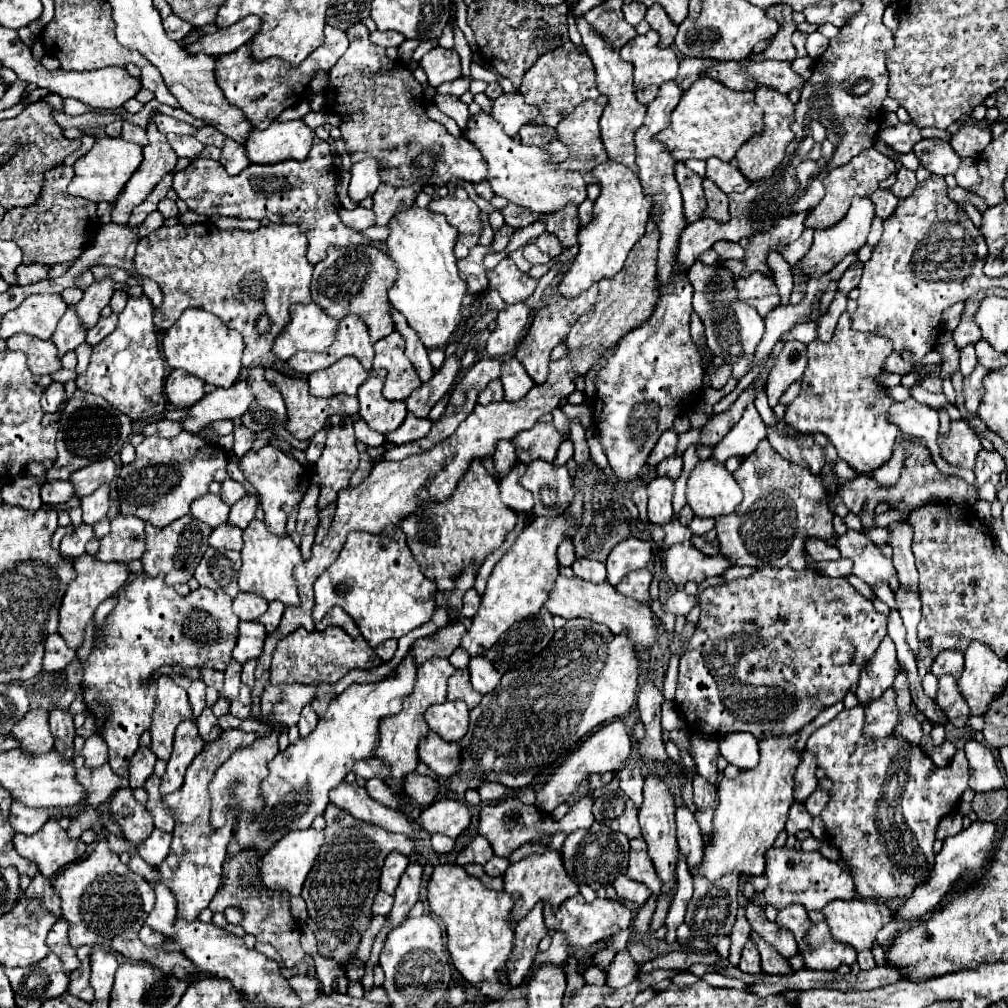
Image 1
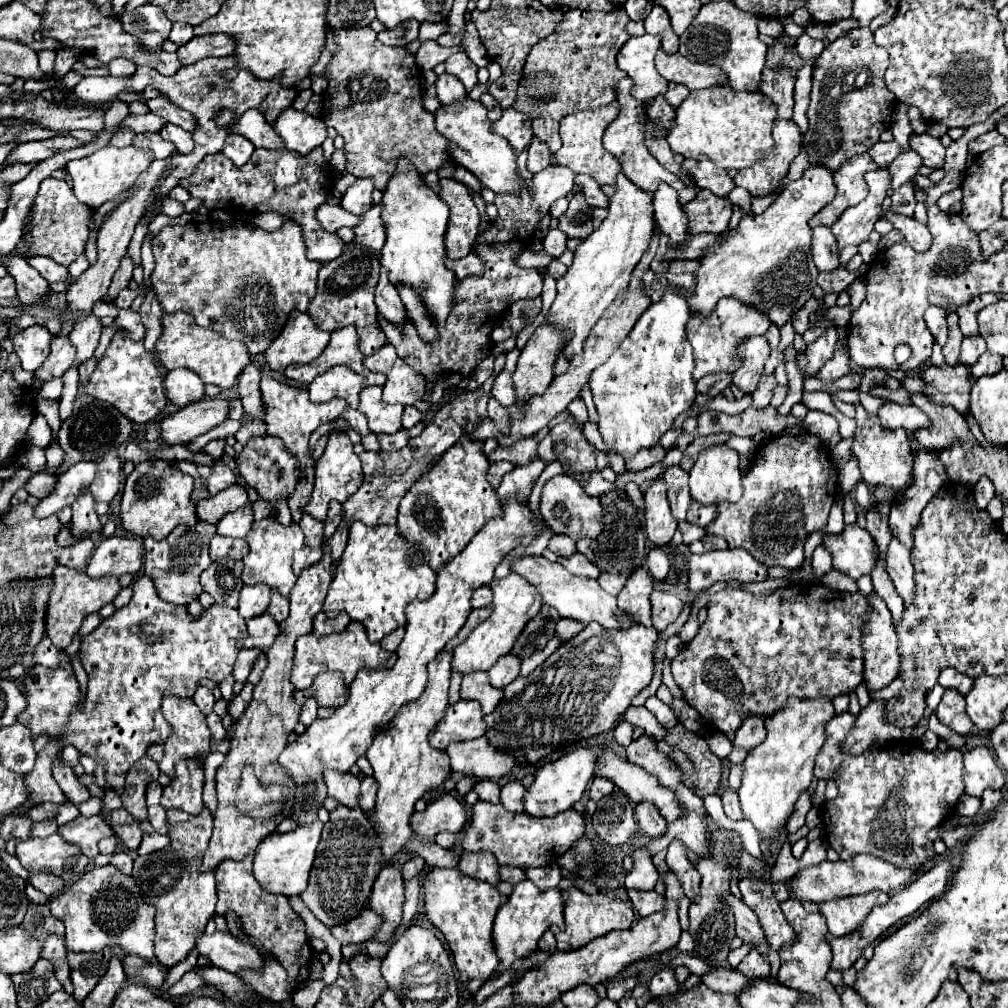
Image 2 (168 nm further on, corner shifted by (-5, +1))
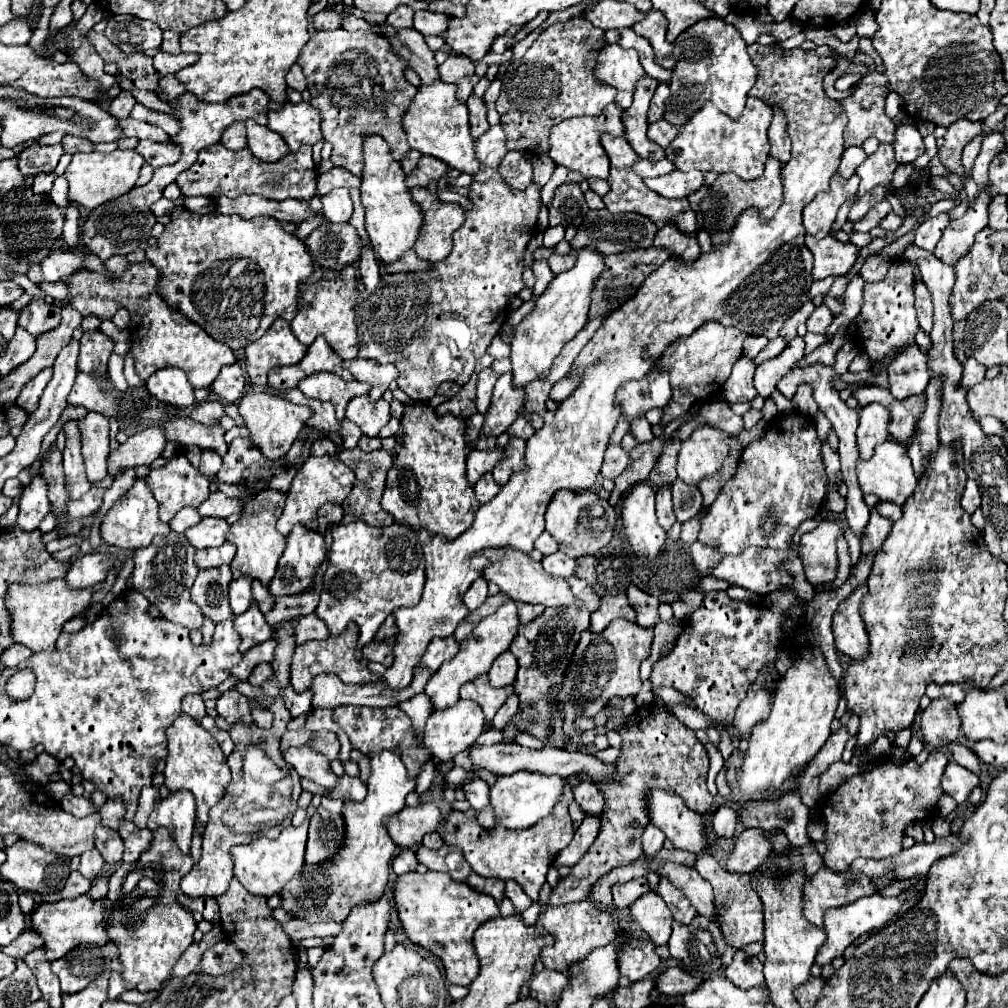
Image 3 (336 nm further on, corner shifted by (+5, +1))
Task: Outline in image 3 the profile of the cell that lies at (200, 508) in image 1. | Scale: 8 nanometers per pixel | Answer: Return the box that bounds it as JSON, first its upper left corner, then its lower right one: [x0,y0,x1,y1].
[199,492,241,518]

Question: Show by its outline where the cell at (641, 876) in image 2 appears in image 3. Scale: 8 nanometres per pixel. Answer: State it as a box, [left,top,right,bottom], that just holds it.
[613,876,651,908]

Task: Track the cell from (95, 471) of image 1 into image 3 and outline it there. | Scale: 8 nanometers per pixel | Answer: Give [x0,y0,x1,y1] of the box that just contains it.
[17,476,51,532]

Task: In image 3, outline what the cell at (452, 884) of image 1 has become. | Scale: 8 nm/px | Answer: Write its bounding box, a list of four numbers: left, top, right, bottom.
[393,872,499,986]

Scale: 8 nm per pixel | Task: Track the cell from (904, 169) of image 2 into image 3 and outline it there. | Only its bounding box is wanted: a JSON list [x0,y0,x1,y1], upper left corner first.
[841,52,895,146]

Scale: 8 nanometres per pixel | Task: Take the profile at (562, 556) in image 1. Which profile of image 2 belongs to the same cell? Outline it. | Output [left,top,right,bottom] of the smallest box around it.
[549,534,577,558]

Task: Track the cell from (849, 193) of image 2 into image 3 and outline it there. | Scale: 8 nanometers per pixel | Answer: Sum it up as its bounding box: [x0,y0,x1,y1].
[803,174,859,238]

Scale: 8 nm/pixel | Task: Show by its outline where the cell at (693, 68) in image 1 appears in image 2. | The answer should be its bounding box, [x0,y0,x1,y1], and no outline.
[665,82,689,108]

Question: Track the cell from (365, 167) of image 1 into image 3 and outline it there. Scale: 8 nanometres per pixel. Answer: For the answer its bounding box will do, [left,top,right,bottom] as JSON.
[321,188,353,222]

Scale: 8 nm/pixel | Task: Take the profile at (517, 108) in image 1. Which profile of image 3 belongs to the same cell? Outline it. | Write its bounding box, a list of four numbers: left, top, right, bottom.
[357,126,539,402]

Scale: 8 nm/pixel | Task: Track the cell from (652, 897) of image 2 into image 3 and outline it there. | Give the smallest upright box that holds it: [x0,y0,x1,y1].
[629,892,673,946]

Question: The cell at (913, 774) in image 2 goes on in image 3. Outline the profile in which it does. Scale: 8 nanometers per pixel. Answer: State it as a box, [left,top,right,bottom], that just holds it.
[823,752,949,872]

